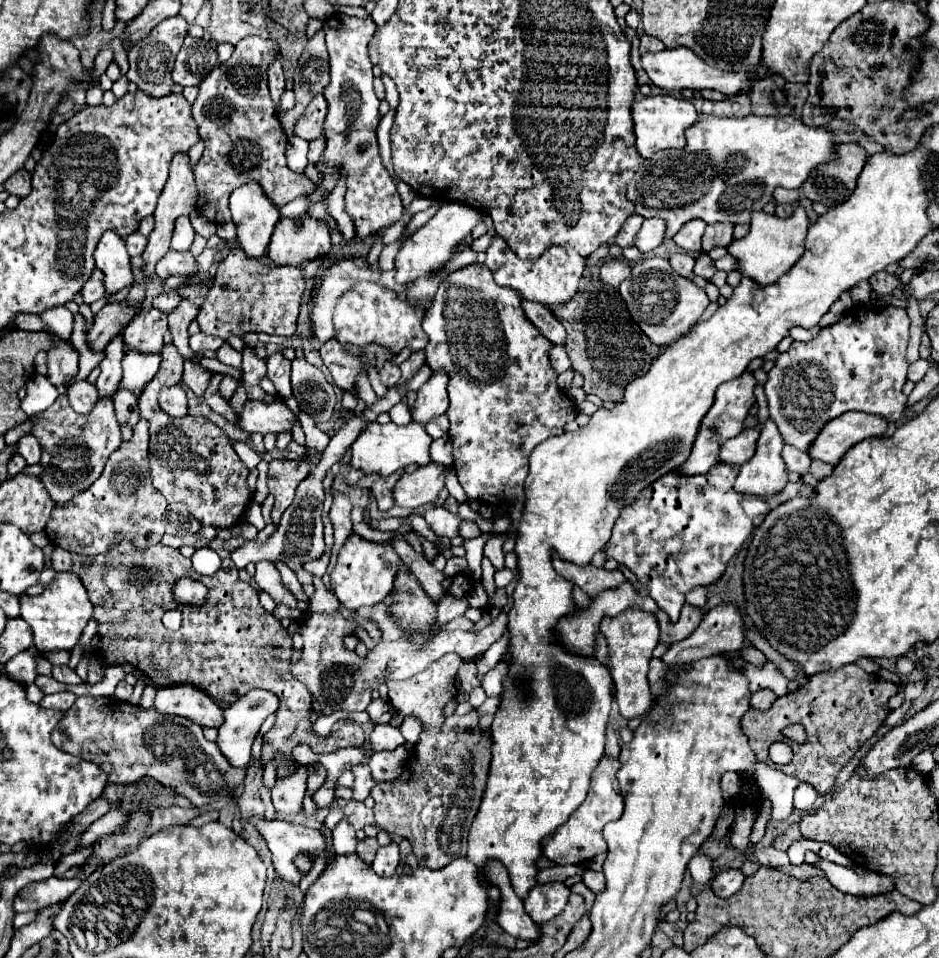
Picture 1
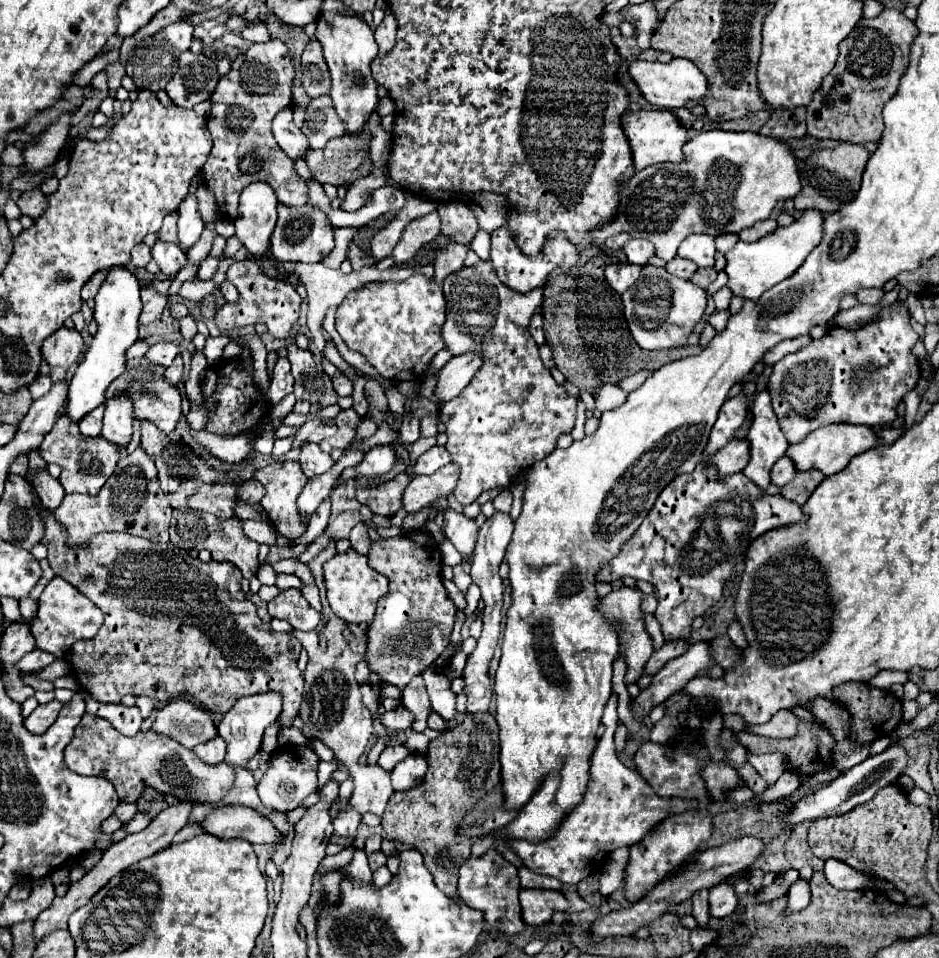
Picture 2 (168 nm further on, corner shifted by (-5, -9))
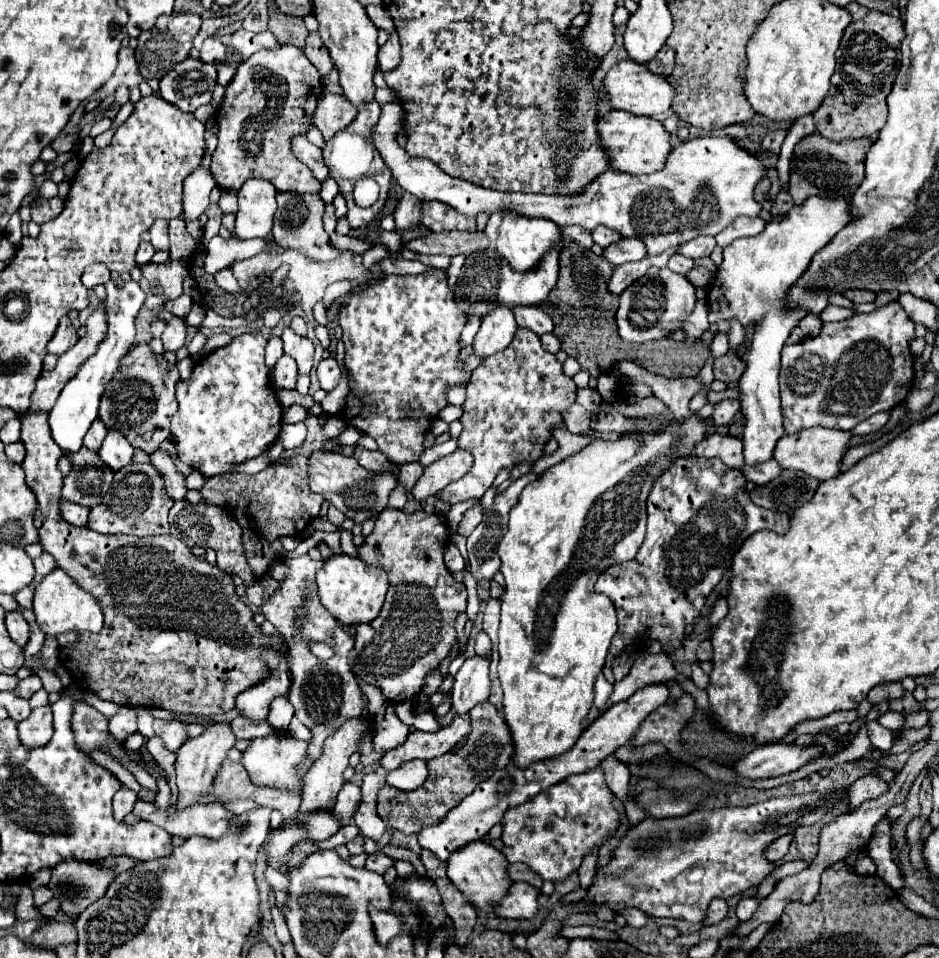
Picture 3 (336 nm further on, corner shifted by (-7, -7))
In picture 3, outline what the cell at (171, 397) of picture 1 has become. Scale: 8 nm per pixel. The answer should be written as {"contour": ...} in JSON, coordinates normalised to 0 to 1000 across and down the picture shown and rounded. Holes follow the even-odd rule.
{"contour":[[[155,357],[143,359],[138,370],[130,376],[128,386],[115,399],[104,434],[113,447],[130,449],[143,468],[151,468],[160,474],[181,457],[181,436],[187,428],[185,405],[190,397],[187,380],[179,380],[173,372],[166,372]]]}

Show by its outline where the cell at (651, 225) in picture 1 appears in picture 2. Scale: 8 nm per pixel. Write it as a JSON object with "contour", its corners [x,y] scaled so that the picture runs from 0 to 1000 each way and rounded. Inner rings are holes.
{"contour":[[[671,248],[662,257],[662,263],[667,265],[671,276],[682,276],[682,278],[690,276],[690,271],[696,267],[696,259],[694,259],[692,251],[675,251],[675,248]]]}

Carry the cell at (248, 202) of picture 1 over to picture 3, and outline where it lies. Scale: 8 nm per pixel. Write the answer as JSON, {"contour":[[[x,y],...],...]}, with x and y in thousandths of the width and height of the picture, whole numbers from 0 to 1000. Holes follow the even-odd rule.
{"contour":[[[262,188],[253,203],[251,244],[258,251],[285,248],[294,219],[294,198],[283,188]]]}

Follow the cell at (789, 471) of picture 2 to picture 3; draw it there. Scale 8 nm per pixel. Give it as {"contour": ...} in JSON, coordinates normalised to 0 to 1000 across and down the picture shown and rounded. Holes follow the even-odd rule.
{"contour":[[[820,480],[820,482],[807,484],[807,486],[792,486],[790,493],[792,493],[794,501],[805,503],[805,505],[816,505],[816,503],[822,503],[824,499],[829,499],[833,489],[829,486],[829,482]]]}

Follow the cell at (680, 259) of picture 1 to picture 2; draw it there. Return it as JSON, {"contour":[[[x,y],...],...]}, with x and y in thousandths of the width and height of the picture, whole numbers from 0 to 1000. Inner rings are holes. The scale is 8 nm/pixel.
{"contour":[[[720,267],[718,271],[714,271],[709,278],[707,278],[716,288],[720,288],[720,290],[728,290],[728,292],[735,292],[737,290],[737,286],[741,284],[741,276],[739,273],[733,273],[733,271],[728,271],[728,269],[724,269],[724,267]]]}

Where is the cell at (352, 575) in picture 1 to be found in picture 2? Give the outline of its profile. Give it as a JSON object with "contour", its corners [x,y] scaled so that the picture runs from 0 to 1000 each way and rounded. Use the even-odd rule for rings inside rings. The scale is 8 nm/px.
{"contour":[[[377,574],[368,578],[358,578],[354,585],[345,589],[345,608],[347,622],[354,639],[366,649],[394,649],[400,639],[400,628],[413,618],[413,605],[392,591],[392,582],[383,580]]]}

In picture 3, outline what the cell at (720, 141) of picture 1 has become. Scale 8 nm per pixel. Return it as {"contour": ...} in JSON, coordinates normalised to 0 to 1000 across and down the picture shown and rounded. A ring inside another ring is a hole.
{"contour":[[[424,106],[411,109],[411,111],[407,111],[407,121],[398,134],[398,150],[400,150],[403,159],[407,161],[411,173],[417,177],[417,182],[426,190],[426,194],[432,200],[441,203],[445,209],[473,211],[498,228],[509,228],[511,223],[522,225],[528,221],[545,221],[545,223],[560,225],[560,228],[584,228],[584,230],[592,232],[594,236],[618,236],[626,242],[633,242],[635,236],[647,236],[647,238],[660,242],[665,248],[686,251],[690,267],[701,267],[707,261],[722,257],[726,253],[733,253],[745,244],[763,246],[765,242],[769,242],[773,236],[777,236],[788,225],[805,228],[812,221],[812,213],[805,211],[803,198],[812,186],[818,186],[818,182],[816,182],[818,175],[812,171],[809,165],[805,165],[803,161],[792,157],[780,142],[745,142],[739,146],[731,146],[714,159],[707,177],[701,177],[690,184],[675,184],[675,182],[667,182],[667,180],[650,175],[643,182],[639,182],[618,205],[599,207],[599,205],[584,205],[584,203],[530,200],[530,198],[513,196],[498,188],[490,188],[490,186],[473,182],[458,167],[435,163],[422,148],[422,140],[428,136],[428,121],[430,121],[430,117]]]}

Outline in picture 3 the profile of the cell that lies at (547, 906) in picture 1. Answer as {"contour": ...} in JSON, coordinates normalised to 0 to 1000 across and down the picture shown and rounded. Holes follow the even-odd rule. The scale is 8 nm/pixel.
{"contour":[[[547,921],[543,933],[528,946],[528,954],[532,958],[562,960],[573,954],[573,935],[575,935],[573,927],[560,921]]]}

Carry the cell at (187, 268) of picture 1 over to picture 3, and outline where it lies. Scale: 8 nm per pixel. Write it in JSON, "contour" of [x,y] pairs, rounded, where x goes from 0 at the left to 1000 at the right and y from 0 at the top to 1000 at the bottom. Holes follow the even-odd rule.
{"contour":[[[166,230],[164,236],[160,238],[160,253],[166,261],[175,261],[179,263],[181,253],[179,253],[179,232],[177,230]]]}

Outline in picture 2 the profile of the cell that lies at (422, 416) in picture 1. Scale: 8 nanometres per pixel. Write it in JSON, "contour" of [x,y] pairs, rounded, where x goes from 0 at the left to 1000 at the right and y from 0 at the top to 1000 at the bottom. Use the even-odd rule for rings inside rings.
{"contour":[[[494,367],[486,374],[481,374],[466,390],[466,403],[464,403],[464,413],[469,420],[477,420],[486,415],[494,403],[505,395],[505,390],[511,386],[515,380],[515,372],[511,367]]]}

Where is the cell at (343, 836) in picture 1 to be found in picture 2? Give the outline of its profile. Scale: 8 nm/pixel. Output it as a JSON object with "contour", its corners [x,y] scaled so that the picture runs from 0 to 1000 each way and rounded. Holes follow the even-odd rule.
{"contour":[[[368,841],[366,848],[360,848],[360,852],[356,854],[356,868],[362,873],[375,873],[379,871],[379,864],[383,860],[383,850],[377,846],[377,841]]]}

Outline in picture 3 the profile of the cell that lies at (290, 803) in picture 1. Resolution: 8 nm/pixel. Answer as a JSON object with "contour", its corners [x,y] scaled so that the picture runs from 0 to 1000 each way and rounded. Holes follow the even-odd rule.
{"contour":[[[288,766],[281,770],[273,770],[264,779],[264,783],[258,787],[258,797],[273,820],[288,820],[296,825],[315,827],[317,823],[322,823],[322,814],[317,806],[322,795],[326,795],[326,783],[328,783],[328,775],[324,772],[315,772],[309,766]]]}

